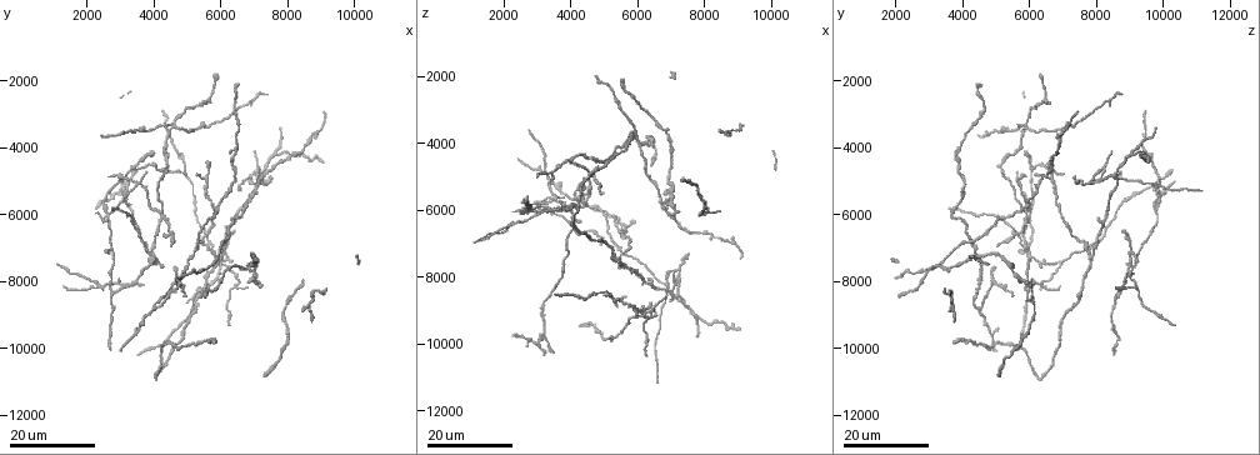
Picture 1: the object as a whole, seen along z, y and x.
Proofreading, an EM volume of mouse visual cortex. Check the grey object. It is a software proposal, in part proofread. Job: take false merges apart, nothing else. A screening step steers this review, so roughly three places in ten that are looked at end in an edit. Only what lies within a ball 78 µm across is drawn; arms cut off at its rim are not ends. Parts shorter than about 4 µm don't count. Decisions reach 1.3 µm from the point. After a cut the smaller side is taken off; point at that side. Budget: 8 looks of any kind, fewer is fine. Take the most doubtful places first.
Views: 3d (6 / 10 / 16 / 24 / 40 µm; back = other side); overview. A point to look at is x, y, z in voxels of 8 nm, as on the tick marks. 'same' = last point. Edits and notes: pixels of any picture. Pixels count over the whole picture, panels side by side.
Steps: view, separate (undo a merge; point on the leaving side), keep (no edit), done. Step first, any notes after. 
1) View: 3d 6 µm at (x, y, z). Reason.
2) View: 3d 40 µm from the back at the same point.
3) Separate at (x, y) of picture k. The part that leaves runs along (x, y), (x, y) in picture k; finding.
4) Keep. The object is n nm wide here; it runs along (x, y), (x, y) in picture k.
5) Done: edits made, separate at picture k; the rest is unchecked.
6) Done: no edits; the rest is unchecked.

View: 3d 16 µm at (2600, 6000, 6000). Four arms meet.

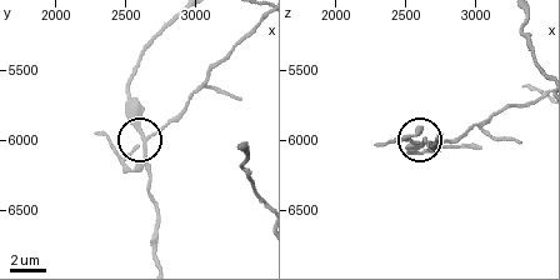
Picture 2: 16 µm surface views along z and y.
View: 3d 10 µm at the same point.

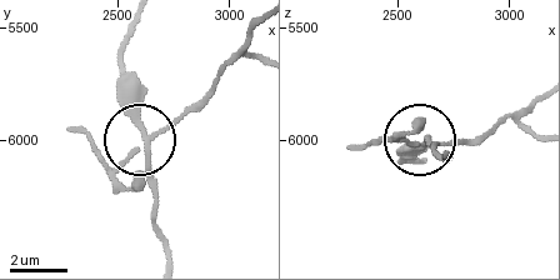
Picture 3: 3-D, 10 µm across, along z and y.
Separate at (423, 129) of picture 3. The part that leaves runs along (154, 138), (209, 88), (259, 23) in picture 3; a second cell is stuck on.

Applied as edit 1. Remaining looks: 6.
View: overview. Redraw.

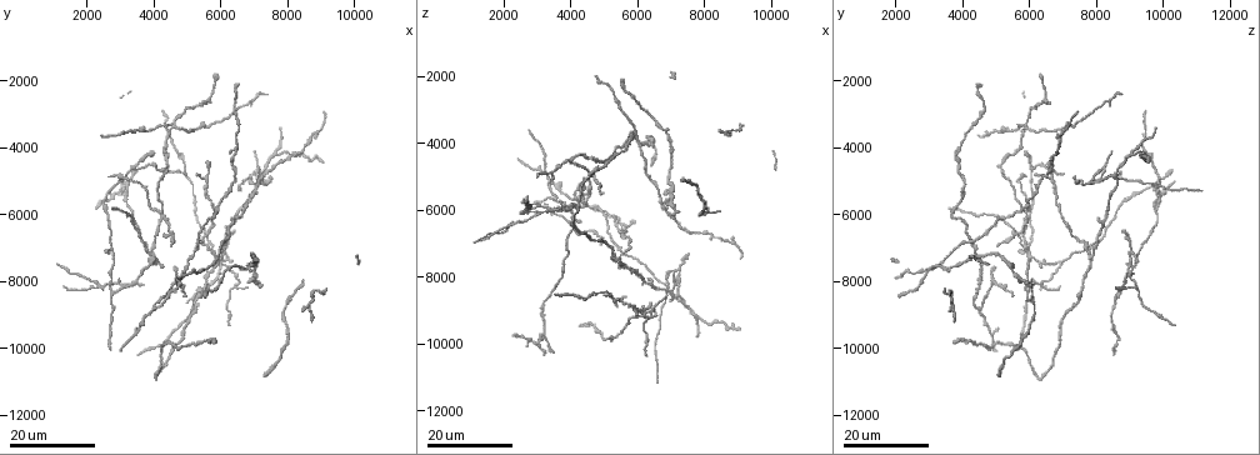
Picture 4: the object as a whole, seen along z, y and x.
View: 3d 24 µm at (7300, 5100, 7900). Four or more arms meet.

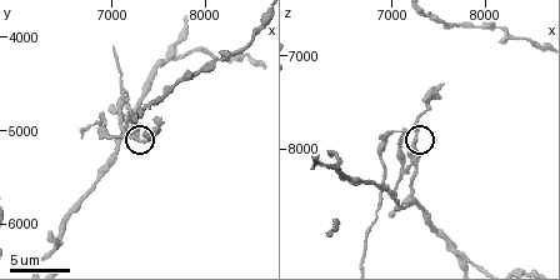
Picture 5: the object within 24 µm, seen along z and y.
View: 3d 6 µm at (7200, 5050, 7800). Zoom in.

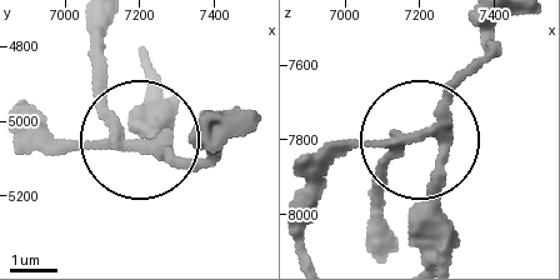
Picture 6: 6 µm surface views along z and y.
Keep. 4 arms meet here; one cell here.

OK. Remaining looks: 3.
View: 3d 10 µm at (6350, 6300, 8200). Three-way junction.

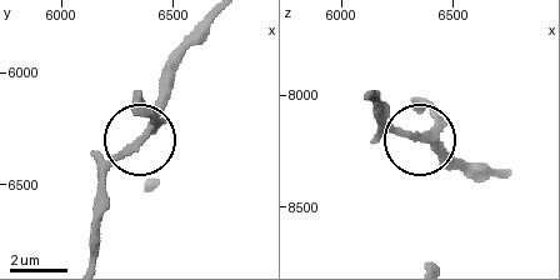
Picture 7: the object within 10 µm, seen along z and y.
Keep. It runs along (93, 256), (103, 178), (135, 149), (169, 88) in picture 7; all the same cell.

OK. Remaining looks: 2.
View: 3d 16 µm at (7650, 4200, 9050). Small branch off a trunk.

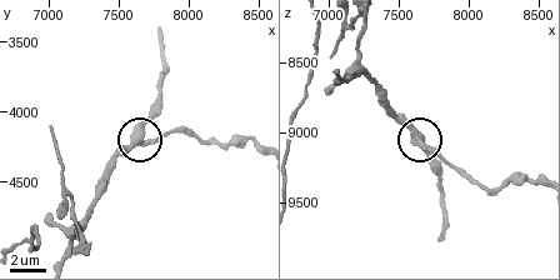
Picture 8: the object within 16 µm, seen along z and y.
Keep. 3 arms meet here; it runs along (63, 256), (101, 180), (160, 110) in picture 8; continuous, no second cell.

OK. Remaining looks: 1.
Done: edits made, separate at picture 3; the rest is unchecked.

